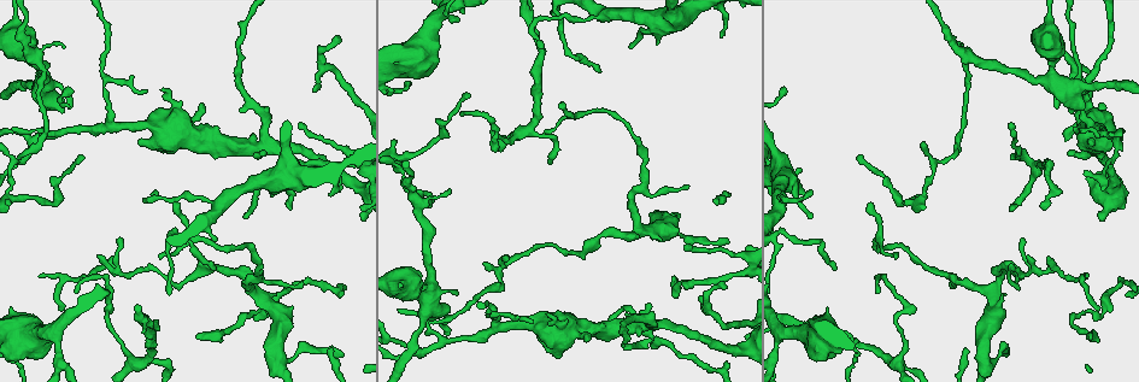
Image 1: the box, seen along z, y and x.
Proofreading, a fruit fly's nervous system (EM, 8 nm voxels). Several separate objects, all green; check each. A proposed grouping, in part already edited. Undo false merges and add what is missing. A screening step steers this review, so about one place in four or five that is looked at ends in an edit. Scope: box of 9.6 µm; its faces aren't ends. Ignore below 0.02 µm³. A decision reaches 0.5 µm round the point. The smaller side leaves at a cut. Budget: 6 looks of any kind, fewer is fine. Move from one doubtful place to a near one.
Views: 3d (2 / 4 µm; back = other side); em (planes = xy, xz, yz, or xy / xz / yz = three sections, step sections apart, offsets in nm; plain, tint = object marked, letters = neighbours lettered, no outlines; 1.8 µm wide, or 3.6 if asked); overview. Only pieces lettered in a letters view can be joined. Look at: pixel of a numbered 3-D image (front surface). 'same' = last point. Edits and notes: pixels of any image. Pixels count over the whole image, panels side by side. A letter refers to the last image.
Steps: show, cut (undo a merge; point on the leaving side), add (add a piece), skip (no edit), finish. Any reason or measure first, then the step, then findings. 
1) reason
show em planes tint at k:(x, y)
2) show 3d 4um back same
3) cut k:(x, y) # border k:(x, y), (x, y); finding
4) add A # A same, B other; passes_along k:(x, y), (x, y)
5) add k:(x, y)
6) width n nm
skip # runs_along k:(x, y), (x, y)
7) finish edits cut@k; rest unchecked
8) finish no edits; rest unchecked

tapers out
show 3d 2um at 1:(1045, 210)

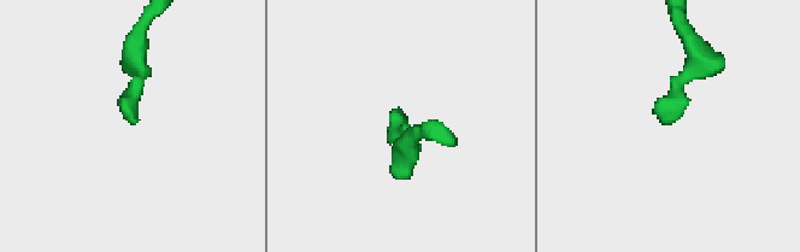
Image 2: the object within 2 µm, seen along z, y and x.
show em xy step 8 letters at 2:(664, 122)

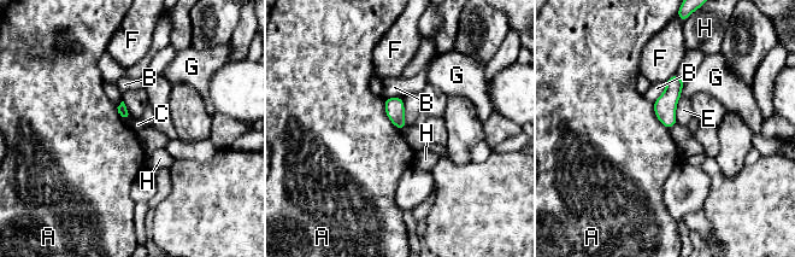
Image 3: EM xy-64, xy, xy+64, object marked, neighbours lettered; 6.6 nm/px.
longest_contact A 240 nm
skip # A other, B other, C other, E other, F other, G other, H other; border 3:(383, 100), (387, 117), (401, 130); none of them fits

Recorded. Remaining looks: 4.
an open end
show em xy step 4 letters at 1:(198, 338)

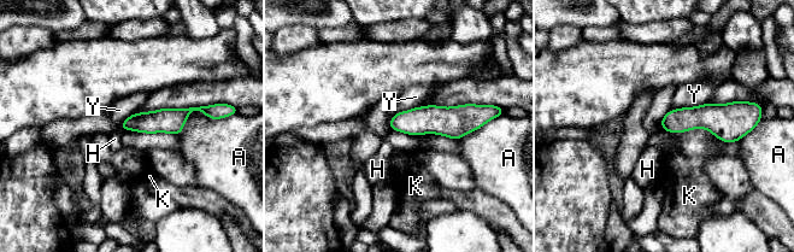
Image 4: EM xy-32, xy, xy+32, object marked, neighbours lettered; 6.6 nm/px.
width 140 nm
skip # A other, H other, K other, Y other; border 4:(669, 132), (705, 128), (717, 138); none of them fits

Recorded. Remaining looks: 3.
tapers out
show em planes tint at 1:(162, 90)

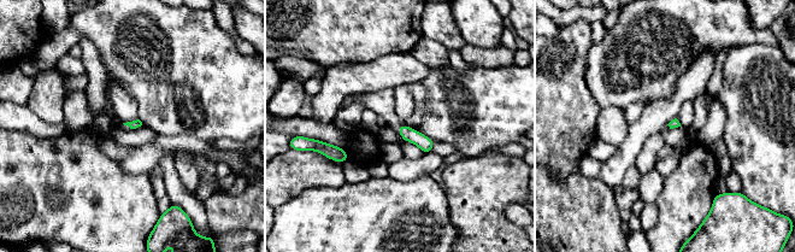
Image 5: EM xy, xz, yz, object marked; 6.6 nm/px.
show em planes letters same

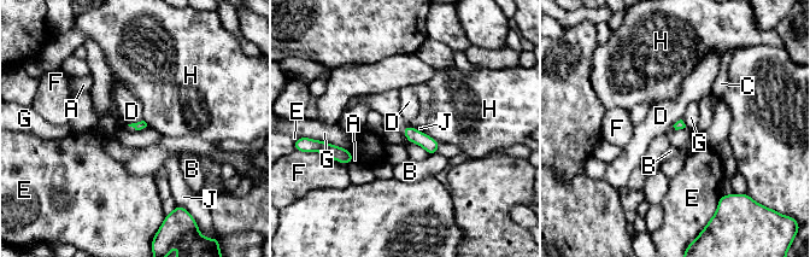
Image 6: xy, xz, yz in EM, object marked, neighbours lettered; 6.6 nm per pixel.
skip # A other, B other, C other, D other, E other, F other, G other, H other, J other; border 6:(408, 124), (422, 133); no lettered piece goes on from it

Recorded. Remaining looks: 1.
finish no edits; rest unchecked

